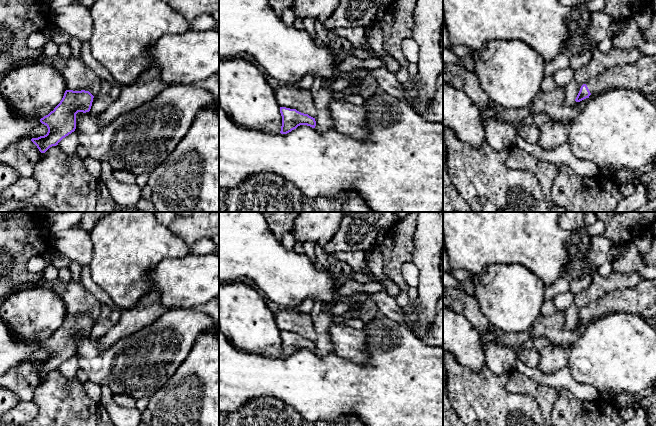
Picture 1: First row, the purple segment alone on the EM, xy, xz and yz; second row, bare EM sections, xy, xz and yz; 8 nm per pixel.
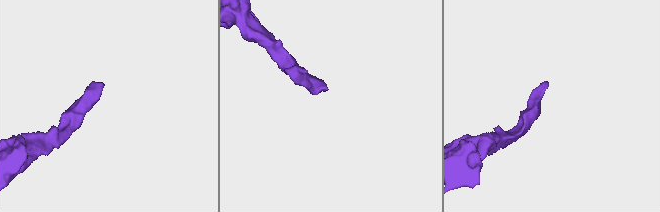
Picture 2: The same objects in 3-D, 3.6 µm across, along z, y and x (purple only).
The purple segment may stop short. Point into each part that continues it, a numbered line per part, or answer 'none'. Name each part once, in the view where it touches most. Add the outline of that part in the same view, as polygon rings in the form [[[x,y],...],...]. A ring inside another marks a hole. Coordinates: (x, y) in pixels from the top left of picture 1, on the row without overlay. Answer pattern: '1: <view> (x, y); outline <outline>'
1: yz (642, 299); outline [[[656,279],[644,280],[636,288],[614,290],[590,303],[586,309],[591,318],[607,312],[654,315],[656,313]]]

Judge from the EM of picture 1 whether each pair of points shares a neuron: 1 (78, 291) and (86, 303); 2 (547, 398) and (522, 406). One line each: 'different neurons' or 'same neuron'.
1: same neuron
2: different neurons

